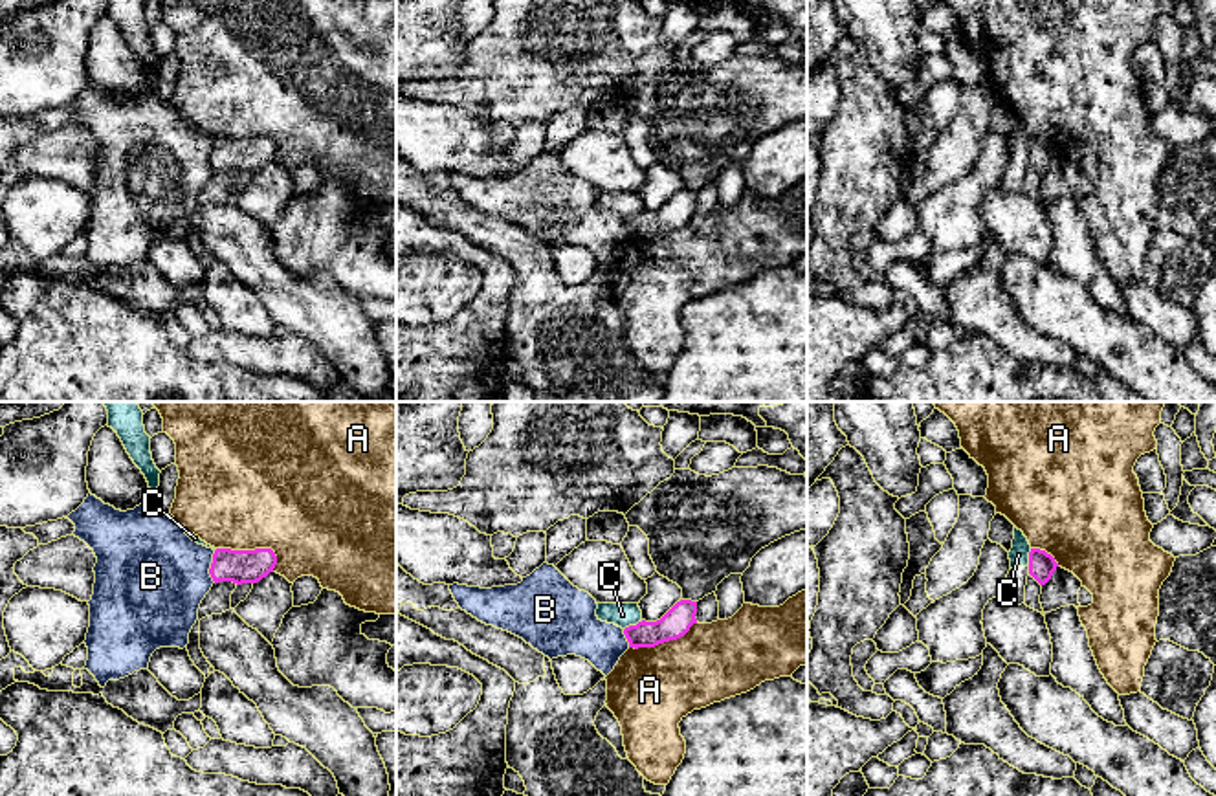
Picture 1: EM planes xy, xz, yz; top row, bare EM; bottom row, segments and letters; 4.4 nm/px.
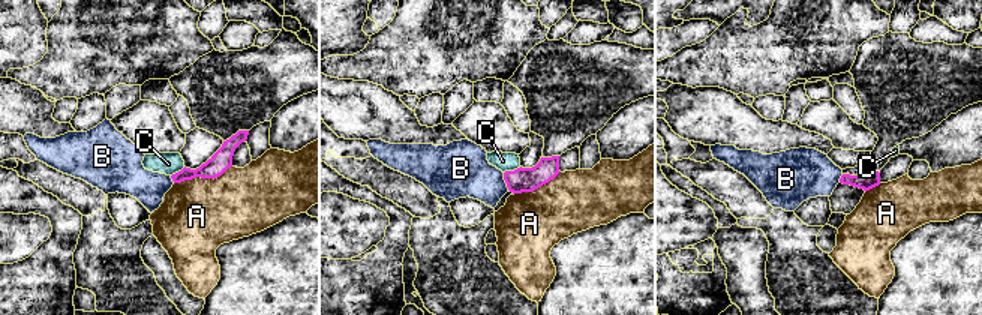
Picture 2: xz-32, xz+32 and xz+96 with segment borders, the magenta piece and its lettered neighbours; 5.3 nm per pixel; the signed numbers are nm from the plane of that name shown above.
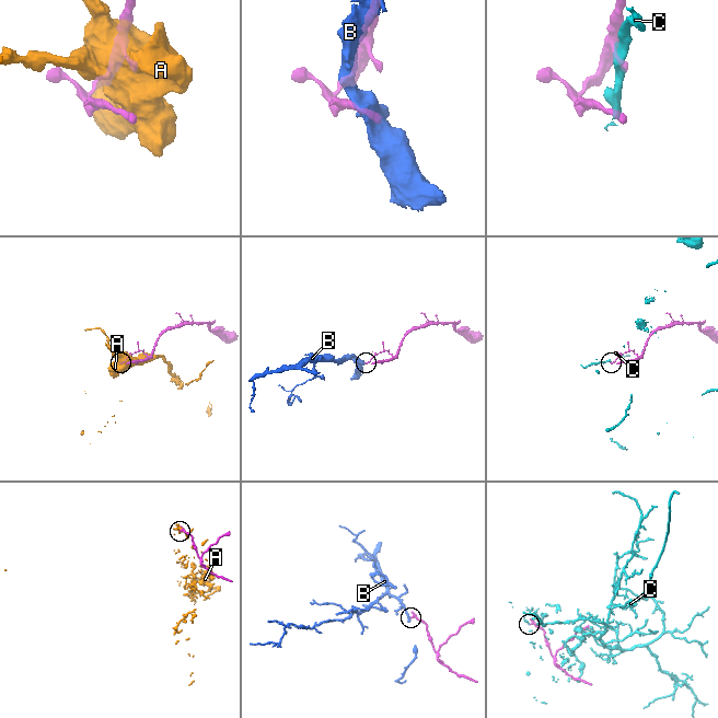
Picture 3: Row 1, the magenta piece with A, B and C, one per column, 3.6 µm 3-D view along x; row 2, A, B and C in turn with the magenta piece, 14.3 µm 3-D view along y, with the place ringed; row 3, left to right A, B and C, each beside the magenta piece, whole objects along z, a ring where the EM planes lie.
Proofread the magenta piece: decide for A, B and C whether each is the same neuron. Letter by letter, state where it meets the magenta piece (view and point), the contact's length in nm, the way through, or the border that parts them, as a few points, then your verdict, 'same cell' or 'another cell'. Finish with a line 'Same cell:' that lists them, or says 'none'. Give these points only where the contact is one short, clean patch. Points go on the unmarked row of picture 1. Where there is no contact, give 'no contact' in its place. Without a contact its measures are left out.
A: contact xy (252, 140); length 280 nm; another cell
B: contact xy (211, 156); length 140 nm; border xy (215, 140), (210, 158), (213, 171); another cell
C: contact xz (633, 215); length 100 nm; border xz (642, 210), (624, 219); another cell
Same cell: none

